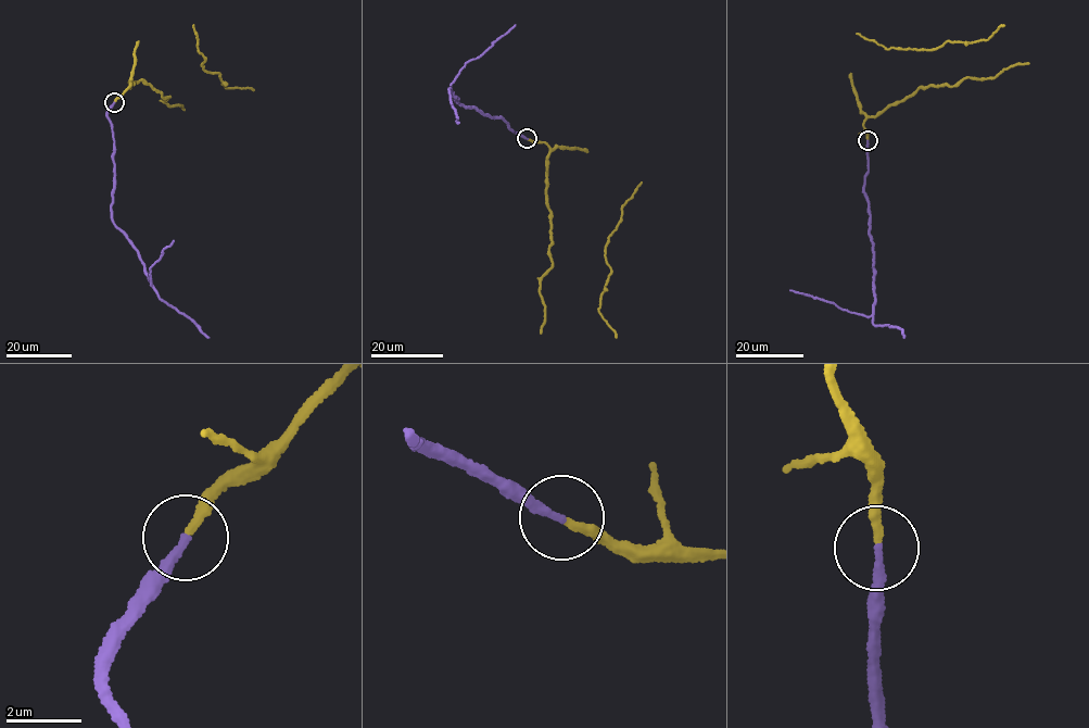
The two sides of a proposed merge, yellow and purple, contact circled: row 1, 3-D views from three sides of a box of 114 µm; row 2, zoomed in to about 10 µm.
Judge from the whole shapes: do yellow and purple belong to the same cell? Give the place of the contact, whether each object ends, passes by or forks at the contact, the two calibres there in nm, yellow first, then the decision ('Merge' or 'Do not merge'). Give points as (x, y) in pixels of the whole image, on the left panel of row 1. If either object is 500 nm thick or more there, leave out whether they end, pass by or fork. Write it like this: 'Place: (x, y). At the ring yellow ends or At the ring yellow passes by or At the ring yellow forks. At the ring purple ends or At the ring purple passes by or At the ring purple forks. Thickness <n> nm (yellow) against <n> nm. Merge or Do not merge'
Place: (114, 102). At the ring yellow ends. At the ring purple ends. Thickness 240 nm (yellow) against 240 nm. Merge

